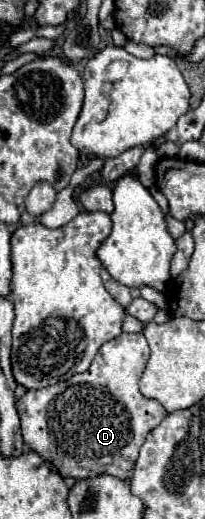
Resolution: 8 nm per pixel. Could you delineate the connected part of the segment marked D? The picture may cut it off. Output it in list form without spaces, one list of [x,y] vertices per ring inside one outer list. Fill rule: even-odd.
[[[121,333],[117,339],[101,345],[91,367],[85,373],[73,375],[67,381],[55,383],[45,389],[27,391],[17,399],[17,413],[21,419],[21,435],[25,445],[39,453],[45,461],[51,461],[63,477],[87,479],[93,475],[109,473],[117,479],[131,479],[133,465],[139,449],[149,431],[153,431],[167,415],[165,407],[155,399],[145,399],[139,391],[139,379],[149,359],[149,345],[143,333]]]

